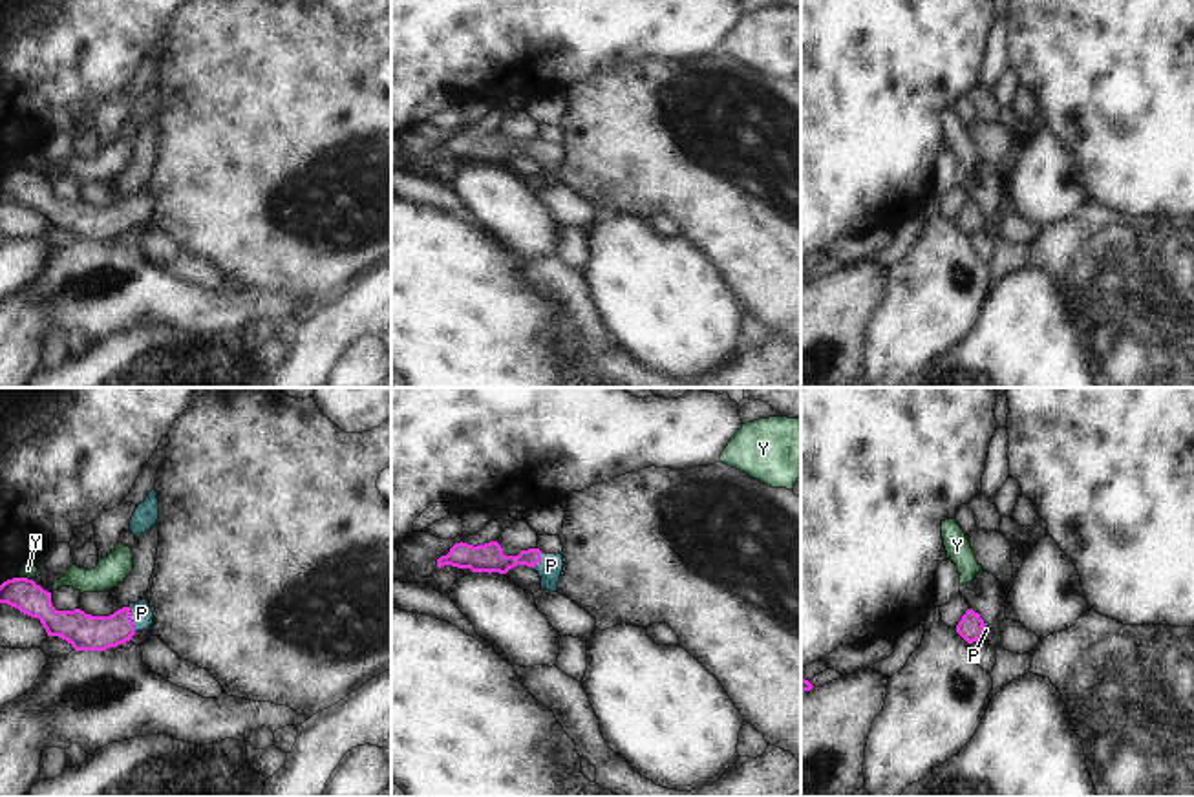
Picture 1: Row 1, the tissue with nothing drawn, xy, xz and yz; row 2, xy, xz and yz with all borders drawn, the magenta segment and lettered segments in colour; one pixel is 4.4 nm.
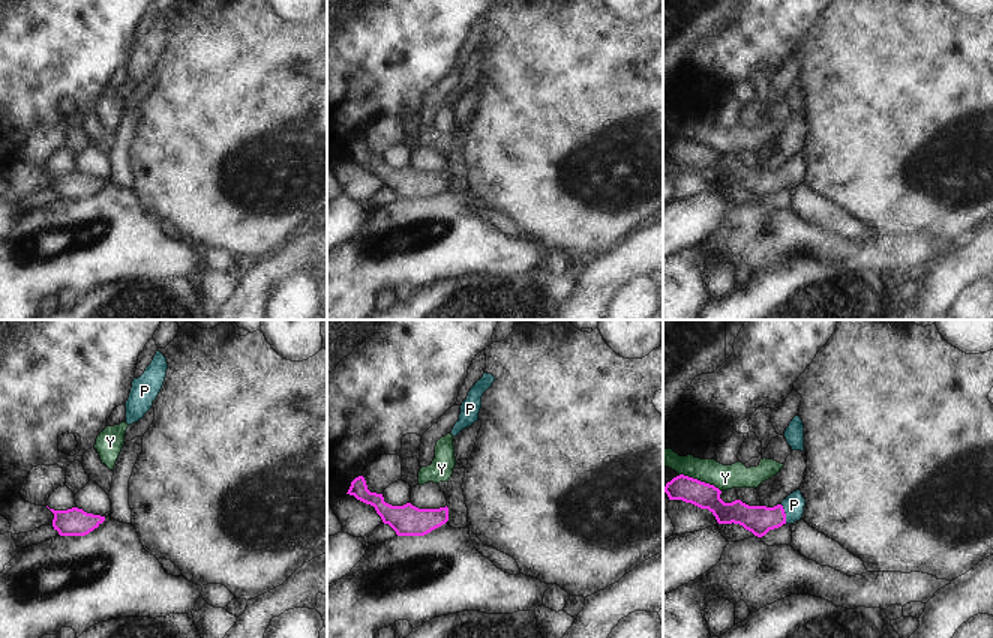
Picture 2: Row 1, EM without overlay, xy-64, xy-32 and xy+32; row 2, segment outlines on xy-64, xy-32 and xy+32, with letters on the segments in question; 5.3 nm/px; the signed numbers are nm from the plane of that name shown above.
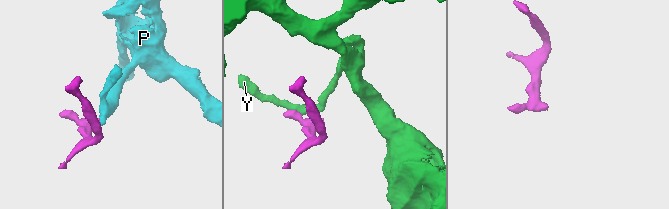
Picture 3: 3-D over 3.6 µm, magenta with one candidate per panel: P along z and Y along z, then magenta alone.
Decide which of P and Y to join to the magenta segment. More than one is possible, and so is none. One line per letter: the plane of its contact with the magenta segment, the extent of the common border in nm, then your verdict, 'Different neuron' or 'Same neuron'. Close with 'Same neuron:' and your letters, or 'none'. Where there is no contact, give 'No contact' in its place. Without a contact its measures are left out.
P: Touches magenta in xy. Shared border 120 nm. Same neuron
Y: Touches magenta in xy. Shared border 60 nm. Different neuron
Same neuron: P

